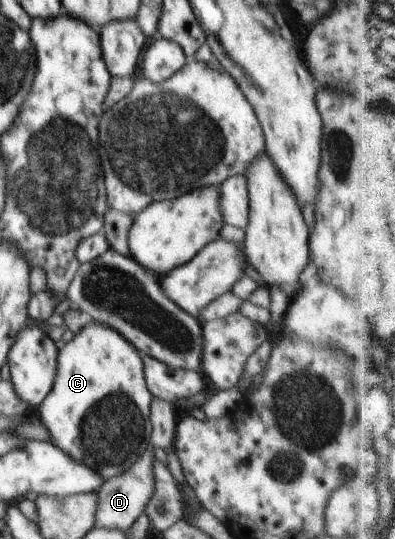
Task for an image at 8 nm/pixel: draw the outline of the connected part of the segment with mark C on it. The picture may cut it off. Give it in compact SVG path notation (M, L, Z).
M95 320L88 321L71 341L59 348L55 383L37 407L41 423L49 429L51 439L59 449L67 451L107 481L137 463L139 455L149 447L152 434L149 409L153 397L145 385L143 354L117 330Z

